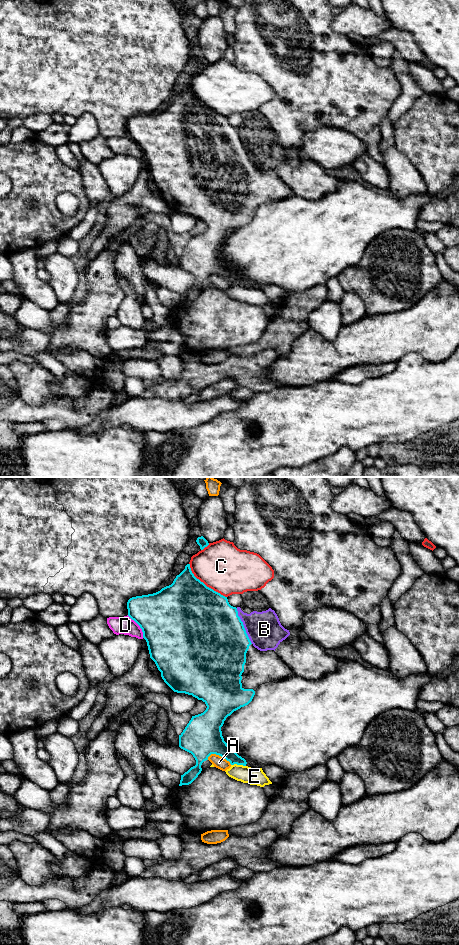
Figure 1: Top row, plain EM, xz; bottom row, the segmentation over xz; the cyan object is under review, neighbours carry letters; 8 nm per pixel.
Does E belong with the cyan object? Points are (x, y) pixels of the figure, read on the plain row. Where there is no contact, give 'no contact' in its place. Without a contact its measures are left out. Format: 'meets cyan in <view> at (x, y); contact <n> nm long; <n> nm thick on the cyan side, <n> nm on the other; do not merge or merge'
meets cyan in xz at (238, 284); contact 120 nm long; 160 nm thick on the cyan side, 140 nm on the other; do not merge

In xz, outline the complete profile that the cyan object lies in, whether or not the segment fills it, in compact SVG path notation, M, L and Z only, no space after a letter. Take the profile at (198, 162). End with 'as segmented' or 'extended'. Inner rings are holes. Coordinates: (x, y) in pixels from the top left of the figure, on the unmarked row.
M190 84L176 96L173 103L160 111L132 117L127 122L128 136L142 149L150 178L155 182L164 202L177 213L192 215L202 220L207 228L191 240L179 255L179 267L193 275L196 285L181 295L179 306L191 304L201 293L201 285L211 274L216 274L231 285L246 286L247 282L225 261L221 247L234 231L248 225L257 208L265 203L281 200L293 195L292 190L274 170L260 171L251 163L236 127L229 124L227 117L207 107L191 91Z; extended

